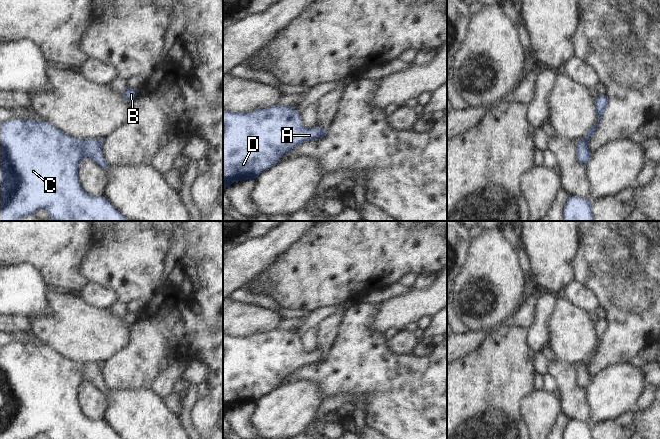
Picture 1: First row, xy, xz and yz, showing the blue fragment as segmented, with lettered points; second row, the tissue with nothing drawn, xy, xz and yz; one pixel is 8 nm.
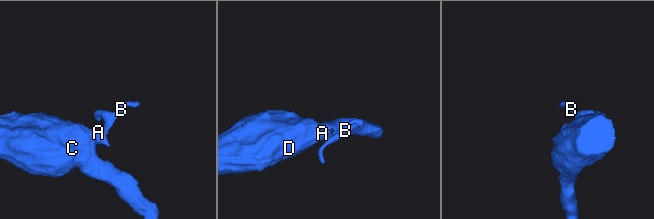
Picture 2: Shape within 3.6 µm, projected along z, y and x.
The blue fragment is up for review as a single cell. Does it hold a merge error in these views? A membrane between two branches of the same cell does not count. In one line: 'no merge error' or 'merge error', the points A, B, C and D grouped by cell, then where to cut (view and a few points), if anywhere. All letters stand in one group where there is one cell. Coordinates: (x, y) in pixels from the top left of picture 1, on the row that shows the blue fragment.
merge error; groups A C D / B; cut yz (578, 140), (586, 142)

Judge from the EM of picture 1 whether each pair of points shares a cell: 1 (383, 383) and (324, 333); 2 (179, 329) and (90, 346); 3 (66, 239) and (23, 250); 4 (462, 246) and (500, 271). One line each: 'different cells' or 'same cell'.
1: different cells
2: different cells
3: same cell
4: different cells

